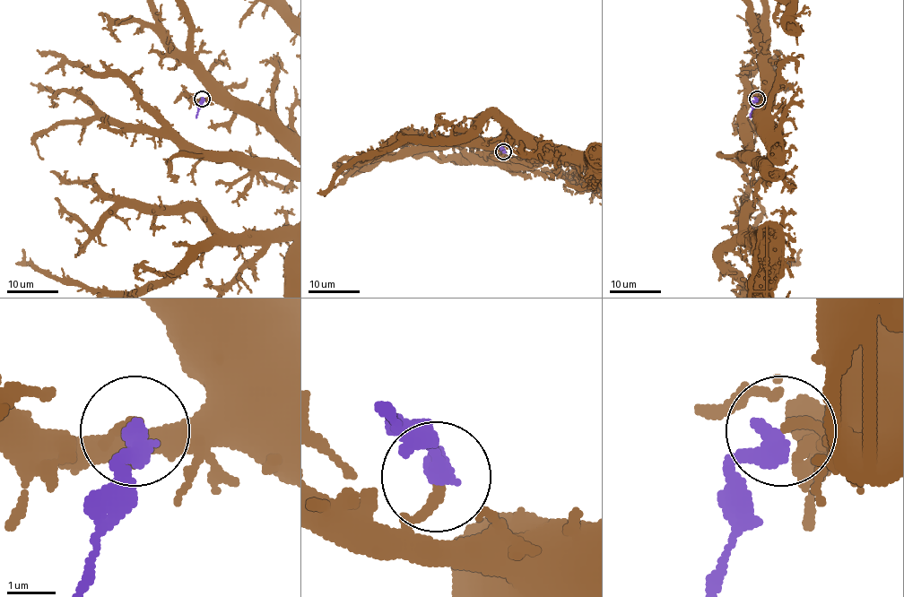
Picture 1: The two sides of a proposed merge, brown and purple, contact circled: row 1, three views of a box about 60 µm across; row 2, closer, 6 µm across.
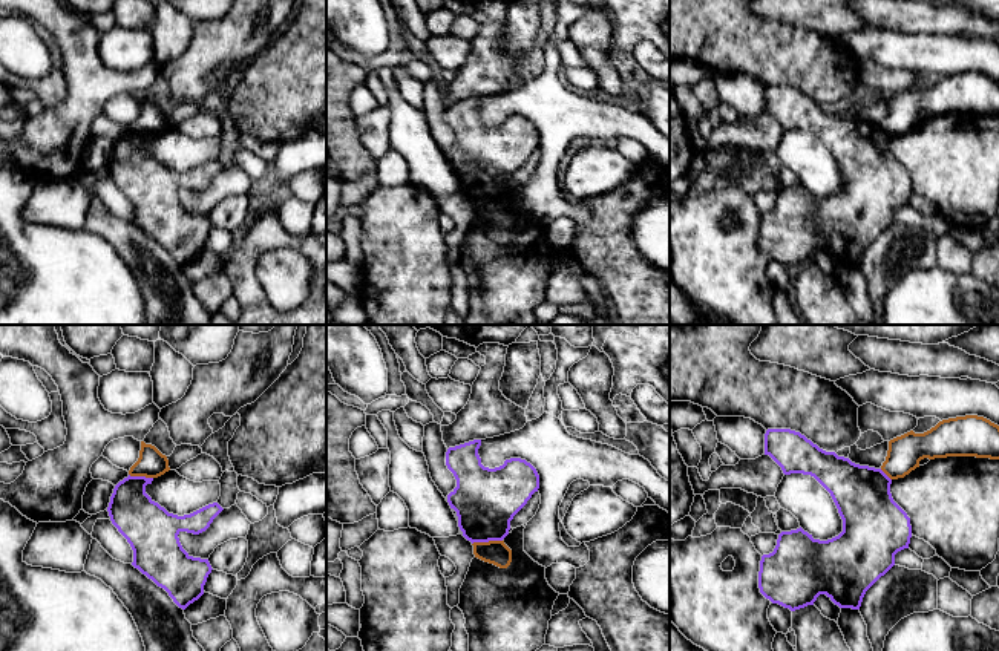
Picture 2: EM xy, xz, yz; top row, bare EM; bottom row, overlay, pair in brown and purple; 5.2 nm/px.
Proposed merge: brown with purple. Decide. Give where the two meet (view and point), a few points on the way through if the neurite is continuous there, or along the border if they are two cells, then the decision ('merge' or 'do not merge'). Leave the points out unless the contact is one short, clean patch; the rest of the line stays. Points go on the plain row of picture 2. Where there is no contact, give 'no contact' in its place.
contact xz (486, 199); border xz (501, 196), (475, 198), (472, 201); do not merge

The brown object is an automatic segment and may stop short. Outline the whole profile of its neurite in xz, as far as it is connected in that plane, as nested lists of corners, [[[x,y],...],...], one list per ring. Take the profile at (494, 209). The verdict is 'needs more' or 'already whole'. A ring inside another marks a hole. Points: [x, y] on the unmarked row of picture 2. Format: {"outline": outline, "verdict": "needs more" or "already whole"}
{"outline": [[[504,198],[473,199],[475,214],[493,221],[500,225],[507,225],[512,219],[512,207]]], "verdict": "already whole"}

